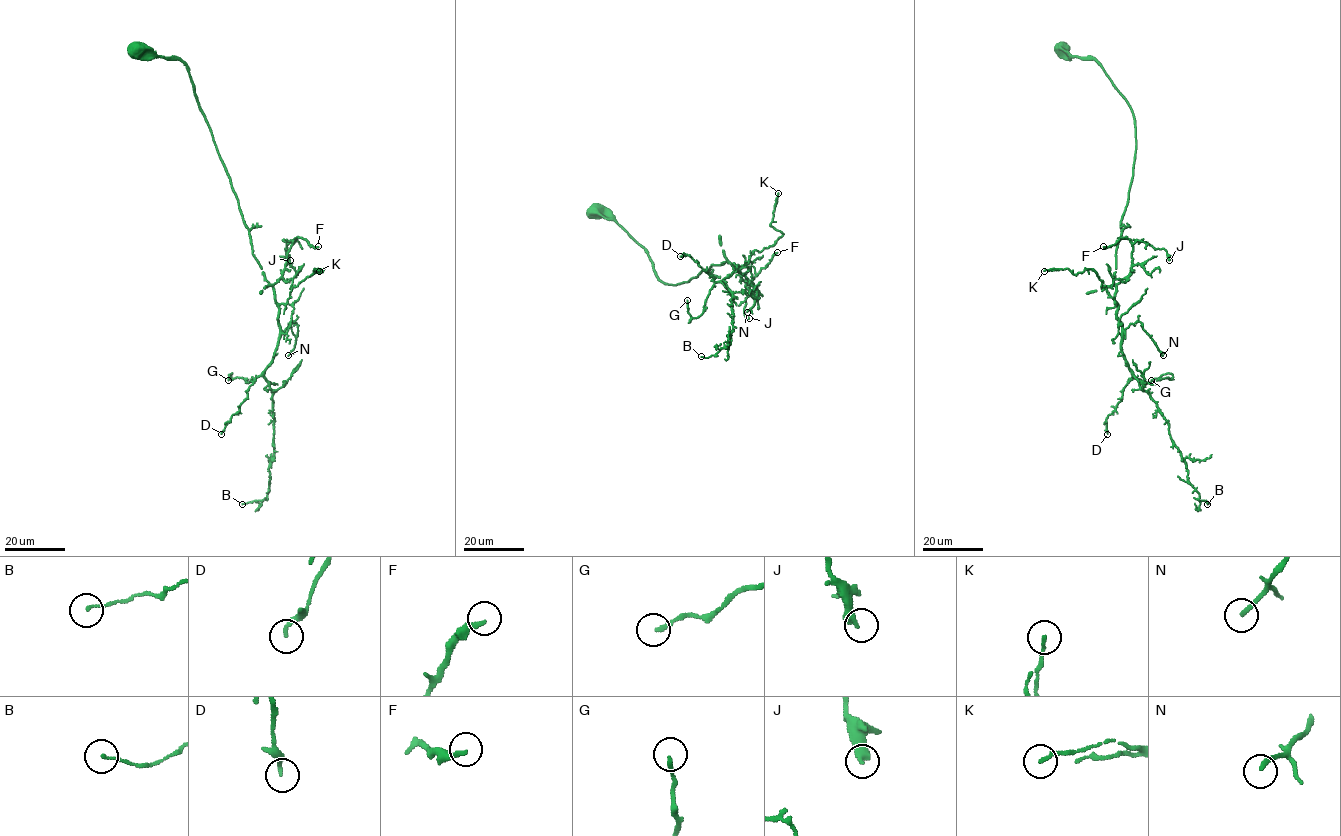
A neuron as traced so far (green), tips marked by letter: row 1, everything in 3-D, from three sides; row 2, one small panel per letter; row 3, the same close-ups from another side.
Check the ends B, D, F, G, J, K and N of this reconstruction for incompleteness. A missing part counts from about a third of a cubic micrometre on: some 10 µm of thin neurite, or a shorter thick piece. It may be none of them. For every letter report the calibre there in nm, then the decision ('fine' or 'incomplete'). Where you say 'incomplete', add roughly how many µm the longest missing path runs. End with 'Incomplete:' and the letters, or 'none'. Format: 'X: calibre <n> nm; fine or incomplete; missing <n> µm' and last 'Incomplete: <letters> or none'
B: calibre 110 nm; fine
D: calibre 240 nm; fine
F: calibre 200 nm; fine
G: calibre 180 nm; fine
J: calibre 400 nm; fine
K: calibre 150 nm; fine
N: calibre 200 nm; fine
Incomplete: none

